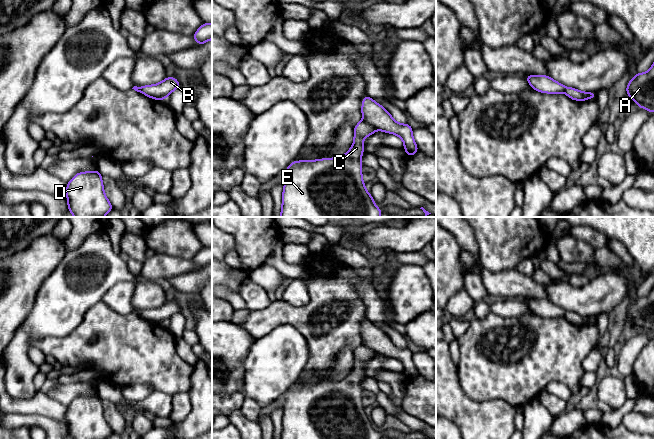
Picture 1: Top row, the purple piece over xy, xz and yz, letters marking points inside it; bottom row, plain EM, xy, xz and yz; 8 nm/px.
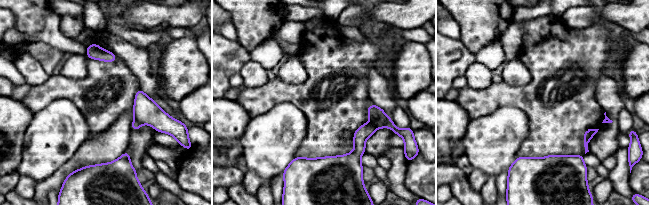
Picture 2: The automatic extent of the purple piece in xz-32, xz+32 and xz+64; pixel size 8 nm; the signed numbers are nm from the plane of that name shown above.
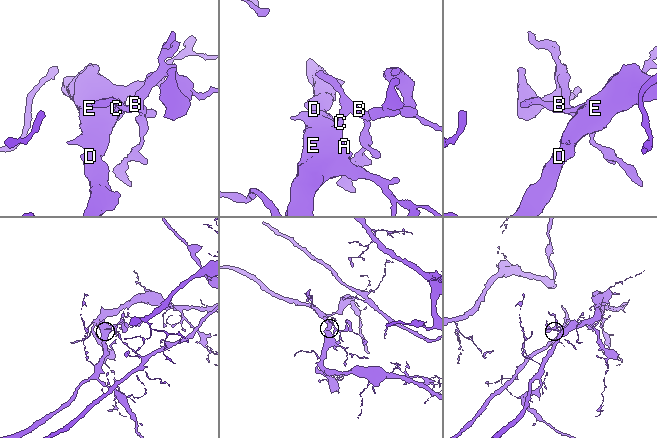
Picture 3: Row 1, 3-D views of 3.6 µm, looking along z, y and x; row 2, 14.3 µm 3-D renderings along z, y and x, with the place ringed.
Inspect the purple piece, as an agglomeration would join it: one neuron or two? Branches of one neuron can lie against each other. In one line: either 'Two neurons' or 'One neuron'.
Two neurons

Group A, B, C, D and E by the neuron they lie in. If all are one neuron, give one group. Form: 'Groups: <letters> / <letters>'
Groups: A C D E / B

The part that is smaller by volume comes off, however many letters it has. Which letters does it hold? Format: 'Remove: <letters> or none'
Remove: B

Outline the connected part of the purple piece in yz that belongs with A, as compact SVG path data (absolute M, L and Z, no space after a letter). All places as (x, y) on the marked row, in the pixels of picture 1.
M654 63L648 72L637 73L626 87L626 97L637 103L638 108L645 108L654 113Z

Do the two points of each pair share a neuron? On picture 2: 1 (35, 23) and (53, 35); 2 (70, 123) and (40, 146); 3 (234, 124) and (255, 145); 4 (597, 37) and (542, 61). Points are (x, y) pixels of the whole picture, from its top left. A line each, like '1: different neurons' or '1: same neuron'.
1: different neurons
2: same neuron
3: different neurons
4: same neuron

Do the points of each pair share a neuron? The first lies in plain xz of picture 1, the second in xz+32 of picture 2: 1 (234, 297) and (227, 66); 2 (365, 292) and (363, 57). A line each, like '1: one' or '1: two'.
1: two
2: two

